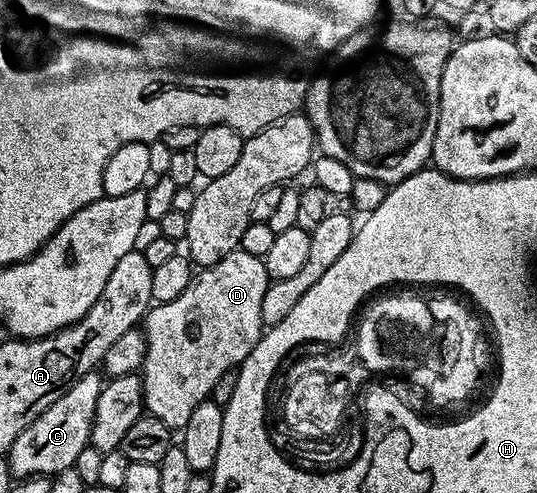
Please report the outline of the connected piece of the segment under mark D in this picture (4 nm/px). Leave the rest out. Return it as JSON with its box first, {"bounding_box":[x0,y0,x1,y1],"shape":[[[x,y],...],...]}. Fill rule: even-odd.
{"bounding_box":[142,248,270,431],"shape":[[[237,248],[228,255],[222,257],[222,260],[214,264],[208,269],[201,269],[195,275],[193,281],[177,299],[170,300],[169,303],[159,303],[153,305],[142,319],[142,337],[144,339],[144,363],[142,365],[142,393],[144,395],[144,408],[151,417],[162,420],[162,424],[166,424],[169,430],[179,431],[185,424],[186,420],[190,420],[190,412],[194,412],[194,408],[198,408],[198,404],[209,401],[212,389],[218,376],[222,376],[222,372],[227,370],[236,370],[241,362],[246,360],[246,356],[250,356],[250,352],[258,344],[260,335],[265,329],[262,320],[262,296],[266,292],[270,279],[266,268],[264,267],[264,259],[258,255],[250,255],[249,252]]]}

